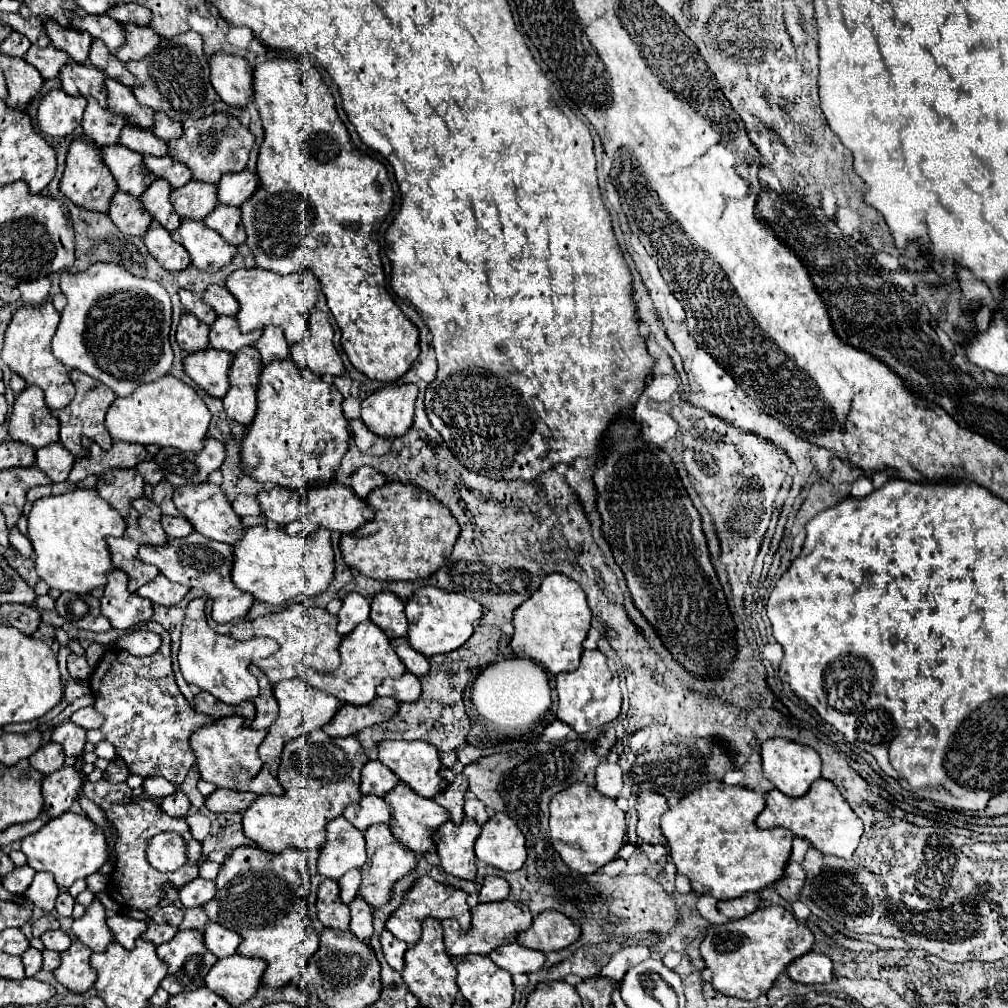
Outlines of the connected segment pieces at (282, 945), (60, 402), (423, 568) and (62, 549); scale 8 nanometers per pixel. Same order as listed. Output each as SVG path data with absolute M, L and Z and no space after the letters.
M239 847L235 849L225 863L221 865L221 871L215 879L217 893L215 897L203 905L207 917L235 933L241 935L241 943L237 951L245 957L259 957L267 961L267 969L263 973L263 985L265 987L285 987L291 981L299 979L303 973L303 967L319 947L319 937L315 929L311 927L311 919L307 915L307 895L309 895L309 869L307 859L301 849L289 847L277 855L265 853L259 847Z
M43 301L41 305L25 305L15 311L13 321L5 331L5 341L1 349L1 359L15 371L19 377L27 381L27 385L37 385L45 393L45 401L51 409L63 409L75 397L75 387L69 379L63 363L53 359L51 355L51 339L59 325L59 313L55 311L51 301Z
M393 481L373 489L367 503L375 509L375 519L351 535L341 535L339 547L353 571L377 581L415 581L431 577L451 557L459 523L431 493Z
M75 489L57 497L41 497L33 503L27 521L29 539L37 555L35 569L51 589L87 595L107 583L105 575L113 569L113 563L105 539L121 537L127 525L121 513L107 505L95 489Z

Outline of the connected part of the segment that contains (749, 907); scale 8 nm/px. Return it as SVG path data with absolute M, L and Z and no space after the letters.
M747 893L739 899L727 899L727 901L717 903L717 909L727 919L739 919L739 917L751 915L757 907L759 907L759 893Z

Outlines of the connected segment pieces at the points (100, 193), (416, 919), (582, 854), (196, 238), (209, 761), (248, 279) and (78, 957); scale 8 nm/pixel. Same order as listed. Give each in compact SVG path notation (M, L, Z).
M79 137L71 143L69 153L67 153L67 167L65 167L63 179L59 183L59 189L77 207L97 211L97 213L107 213L107 209L111 205L111 199L117 191L117 183L115 183L111 171L107 169L107 165L103 163L101 149L95 147L95 143L91 143L91 139Z
M421 877L413 885L413 889L405 895L403 905L397 909L397 913L387 921L387 931L391 931L397 939L405 941L411 947L421 939L421 923L427 917L433 917L439 921L457 919L463 929L471 929L471 913L469 913L469 905L467 905L467 893L461 889L445 887L437 881L433 881L431 877Z
M573 783L557 793L549 803L549 831L553 847L571 869L583 875L595 873L617 857L625 843L625 829L625 813L615 805L615 799L601 795L587 783Z
M183 221L171 237L187 249L195 267L209 273L219 271L237 257L237 247L225 243L223 237L219 237L219 233L209 229L203 221Z
M223 717L213 721L211 725L203 725L199 731L195 731L195 735L191 735L191 747L195 751L201 777L209 783L215 783L217 787L241 789L263 767L257 755L257 747L261 745L263 739L265 731L243 727L241 717Z
M259 267L239 269L227 277L225 287L221 287L221 285L209 287L203 295L203 301L217 315L227 315L227 317L237 315L235 319L243 333L249 333L255 329L265 329L267 325L277 325L285 331L285 339L291 347L305 337L309 313L317 301L317 293L319 293L319 281L313 273L311 273L311 277L303 277L299 273L283 277L283 275L259 269Z
M73 939L71 947L61 953L61 967L53 971L59 983L63 983L73 993L85 993L89 987L93 987L97 973L89 965L91 949L87 949L81 941Z

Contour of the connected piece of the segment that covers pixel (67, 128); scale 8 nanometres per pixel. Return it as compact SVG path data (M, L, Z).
M61 89L49 91L39 105L39 129L51 137L71 135L83 119L87 99L69 97Z

